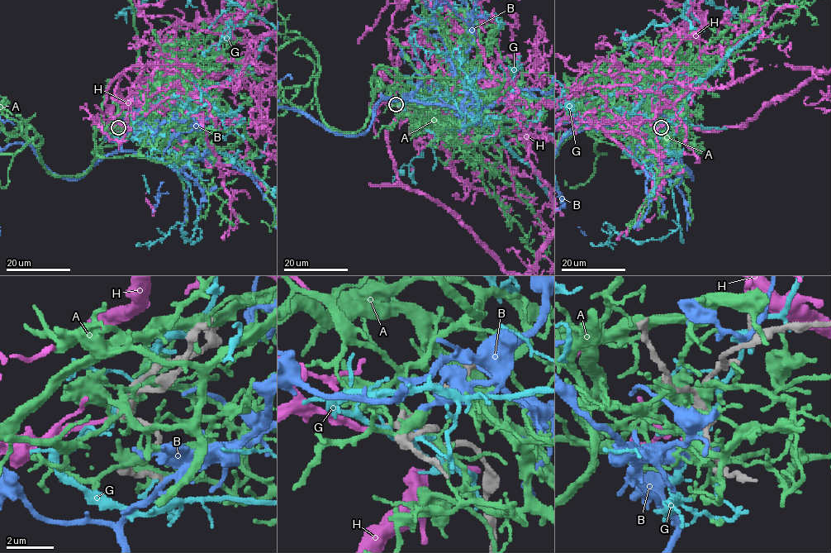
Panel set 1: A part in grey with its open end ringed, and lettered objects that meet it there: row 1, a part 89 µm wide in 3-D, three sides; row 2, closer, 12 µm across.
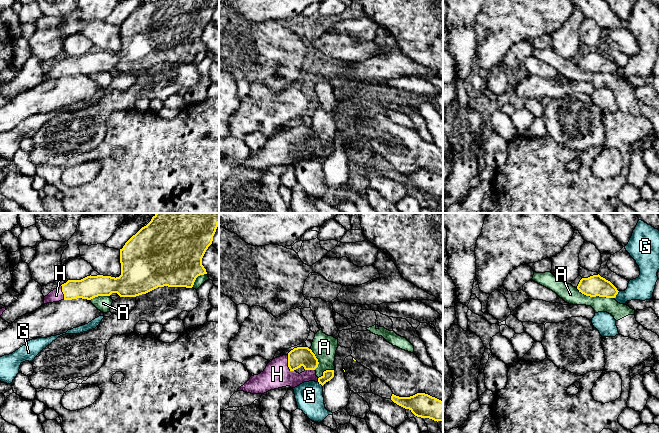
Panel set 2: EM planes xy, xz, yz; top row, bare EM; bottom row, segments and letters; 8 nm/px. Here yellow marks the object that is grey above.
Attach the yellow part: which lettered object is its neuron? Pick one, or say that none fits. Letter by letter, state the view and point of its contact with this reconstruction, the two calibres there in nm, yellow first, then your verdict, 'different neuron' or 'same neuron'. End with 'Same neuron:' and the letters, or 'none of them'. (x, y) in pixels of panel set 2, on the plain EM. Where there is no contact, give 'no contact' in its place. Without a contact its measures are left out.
A: yz (595, 72) | 170/140 nm | different neuron
B: no contact | different neuron
G: yz (616, 70) | 170/190 nm | different neuron
H: xz (288, 140) | 160/220 nm | same neuron
Same neuron: H

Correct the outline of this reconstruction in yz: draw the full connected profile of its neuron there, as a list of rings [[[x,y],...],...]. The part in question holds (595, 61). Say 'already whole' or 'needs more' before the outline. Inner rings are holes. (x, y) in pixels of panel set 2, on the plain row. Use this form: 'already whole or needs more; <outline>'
already whole; [[[598,51],[582,54],[577,62],[579,68],[590,73],[615,74],[617,64],[608,56]]]

